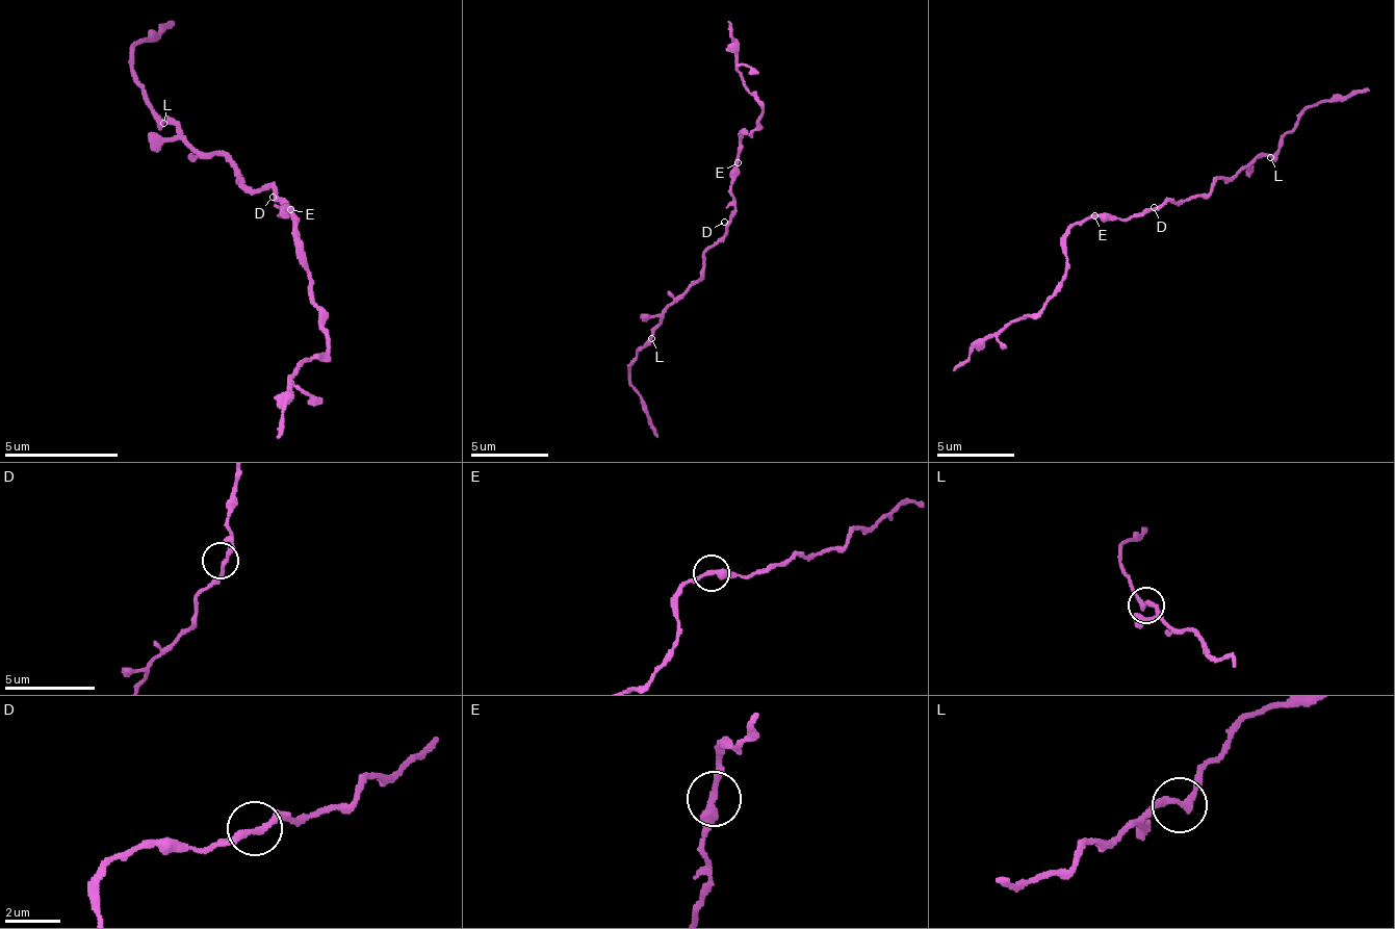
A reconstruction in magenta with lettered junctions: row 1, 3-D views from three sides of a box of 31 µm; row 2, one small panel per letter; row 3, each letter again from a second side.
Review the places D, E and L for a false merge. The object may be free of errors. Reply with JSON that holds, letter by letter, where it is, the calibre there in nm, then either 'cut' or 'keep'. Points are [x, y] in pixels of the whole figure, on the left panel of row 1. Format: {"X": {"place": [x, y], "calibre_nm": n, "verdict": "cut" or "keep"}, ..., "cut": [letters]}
{"D": {"place": [273, 197], "calibre_nm": 220, "verdict": "keep"}, "E": {"place": [290, 209], "calibre_nm": 320, "verdict": "keep"}, "L": {"place": [163, 123], "calibre_nm": 280, "verdict": "keep"}, "cut": []}

